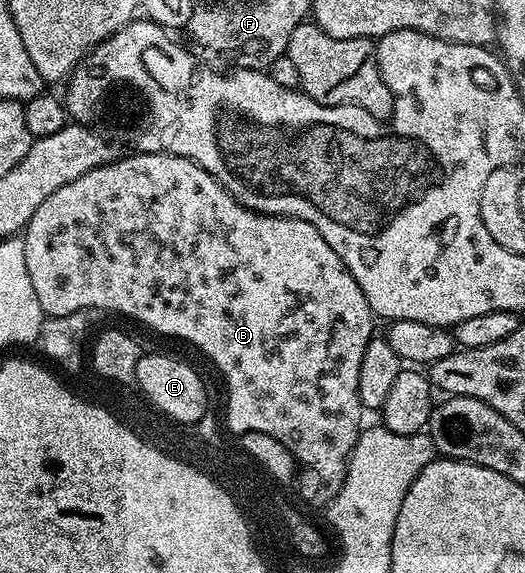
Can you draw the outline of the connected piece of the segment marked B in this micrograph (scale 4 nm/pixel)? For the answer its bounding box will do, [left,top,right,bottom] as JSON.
[22,153,374,508]

